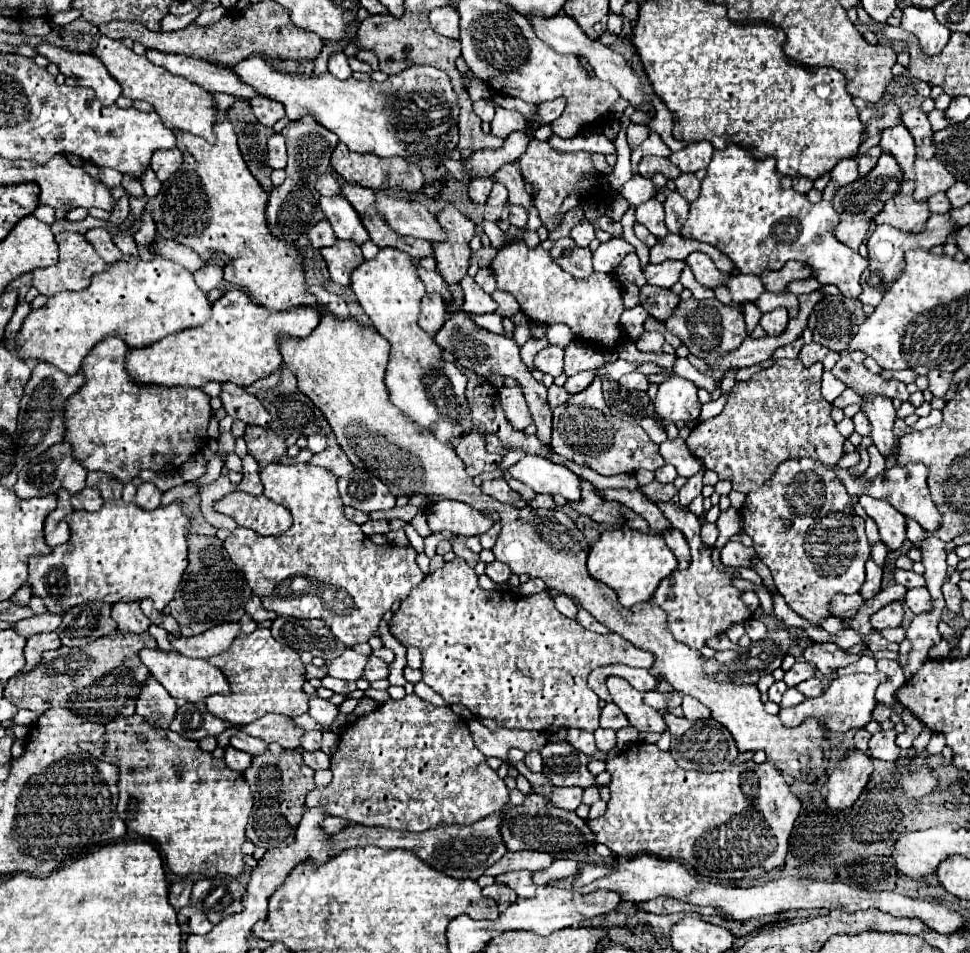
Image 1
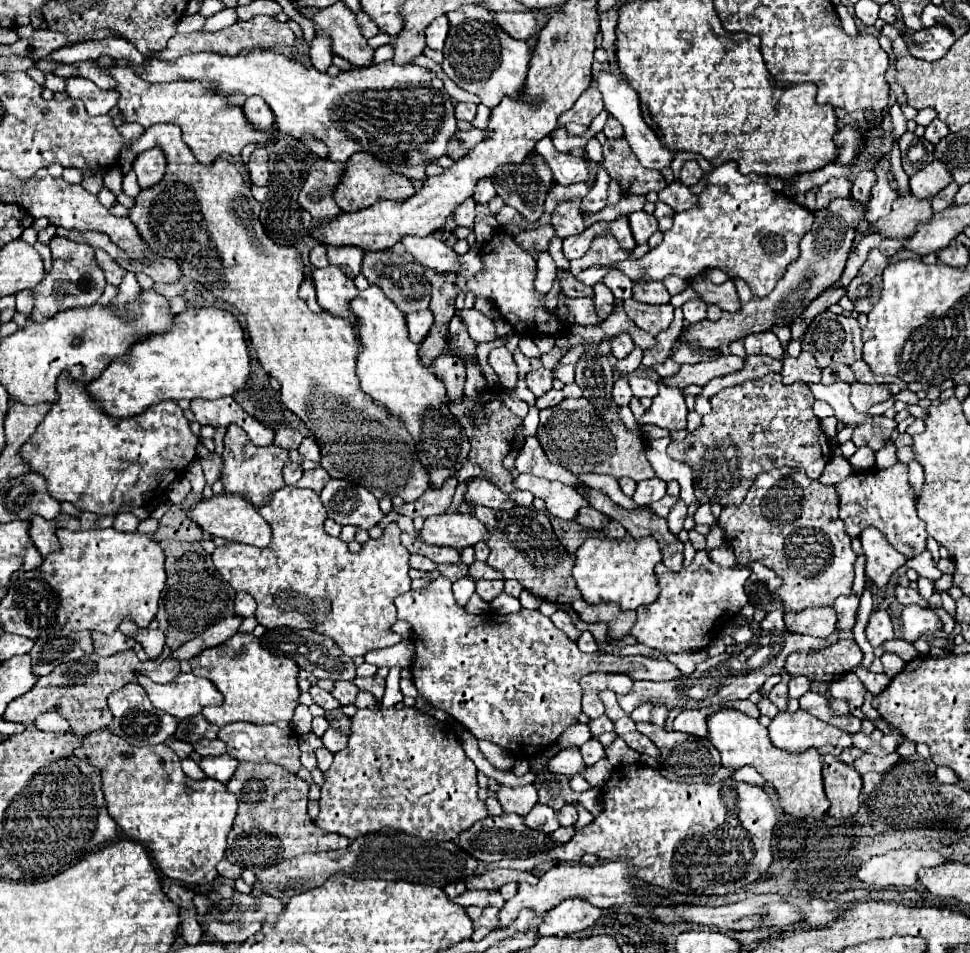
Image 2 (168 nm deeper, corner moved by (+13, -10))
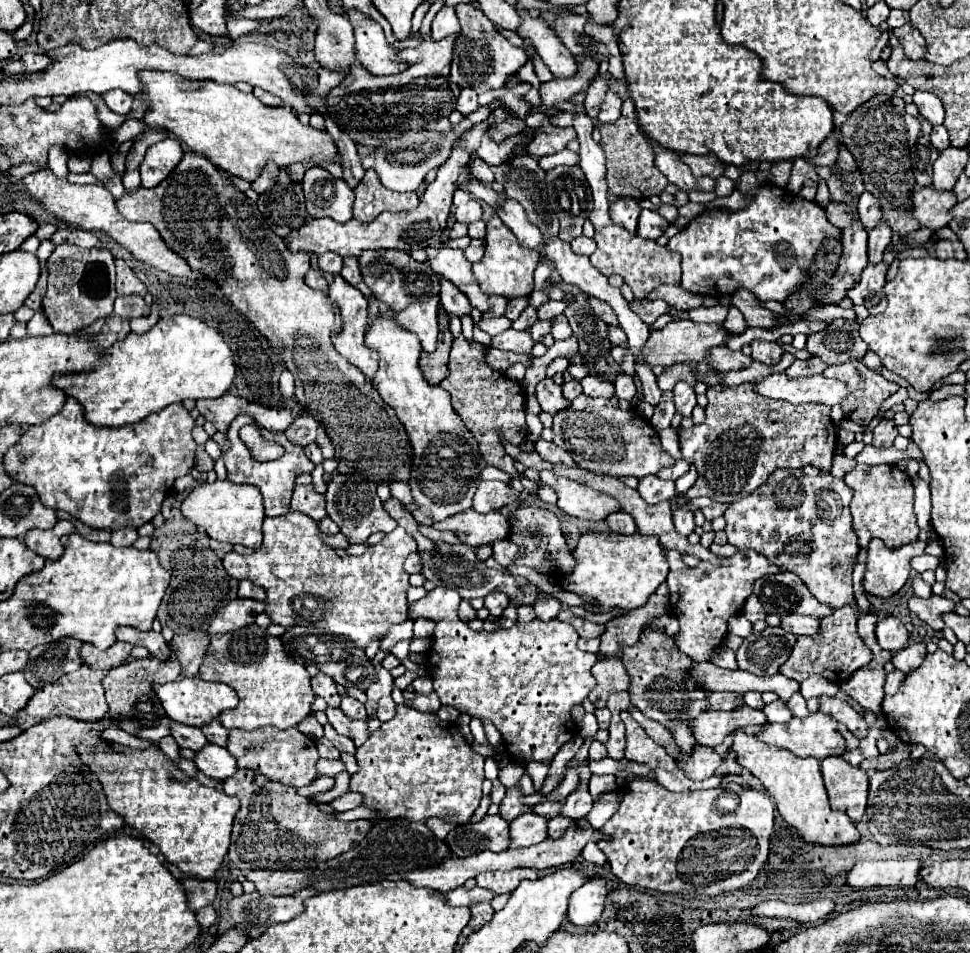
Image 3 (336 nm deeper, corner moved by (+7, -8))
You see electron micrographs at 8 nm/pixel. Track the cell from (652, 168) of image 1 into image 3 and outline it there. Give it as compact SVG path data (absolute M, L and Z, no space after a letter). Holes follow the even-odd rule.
M620 117L616 123L602 123L600 133L602 133L600 147L604 149L606 155L606 183L614 195L648 199L652 195L660 195L666 189L668 181L654 165L654 151L650 147L650 141L640 131L634 119Z

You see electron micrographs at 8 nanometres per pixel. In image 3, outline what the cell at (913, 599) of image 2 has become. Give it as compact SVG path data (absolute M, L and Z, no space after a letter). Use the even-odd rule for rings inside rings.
M912 595L908 599L908 609L912 613L916 613L932 629L944 629L944 623L940 621L940 615L946 613L946 611L954 611L954 601L950 601L942 595L932 595L928 599Z

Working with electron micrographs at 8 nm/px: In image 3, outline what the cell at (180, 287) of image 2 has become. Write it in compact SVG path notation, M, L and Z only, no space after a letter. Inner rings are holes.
M153 302L151 306L151 313L147 318L144 317L143 320L138 320L137 317L130 320L131 331L137 334L143 334L150 330L159 319L159 311L160 306L156 302Z

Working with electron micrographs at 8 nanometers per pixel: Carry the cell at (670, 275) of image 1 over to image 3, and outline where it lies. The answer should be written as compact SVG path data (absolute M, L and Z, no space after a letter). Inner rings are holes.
M660 285L646 299L662 299L678 311L690 311L690 309L700 307L704 303L702 295L694 295L694 293L690 293L682 287L674 287L674 285Z

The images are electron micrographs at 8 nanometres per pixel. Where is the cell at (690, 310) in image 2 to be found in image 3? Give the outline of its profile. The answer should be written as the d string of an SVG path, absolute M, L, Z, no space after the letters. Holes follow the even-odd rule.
M712 305L712 307L698 307L688 313L688 317L696 323L722 323L726 317L728 309L722 305Z

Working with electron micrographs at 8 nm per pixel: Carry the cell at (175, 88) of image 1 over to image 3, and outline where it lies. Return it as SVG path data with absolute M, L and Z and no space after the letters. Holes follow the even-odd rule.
M142 71L140 81L142 81L142 93L138 93L138 99L150 105L150 109L144 111L142 121L148 127L170 131L188 149L192 149L198 155L204 155L222 171L230 171L230 175L242 177L246 181L254 181L260 175L266 161L274 161L278 167L284 167L306 159L312 159L316 165L320 165L326 159L338 159L336 145L326 131L314 129L310 125L302 125L290 107L262 105L252 93L244 93L236 85L218 85L216 81L196 83L196 81L186 81L176 73L158 73L158 71L156 73Z

